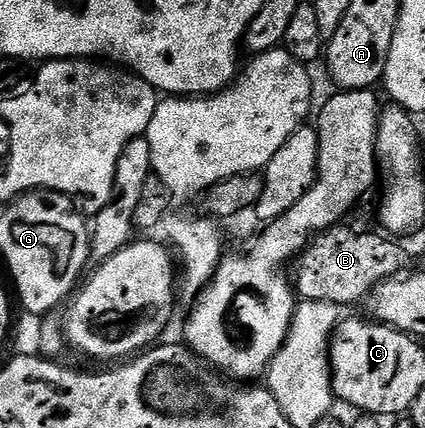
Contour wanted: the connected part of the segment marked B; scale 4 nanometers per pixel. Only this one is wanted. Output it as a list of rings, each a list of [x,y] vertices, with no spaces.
[[[344,226],[320,232],[295,260],[294,291],[301,300],[330,301],[341,309],[348,309],[351,303],[360,303],[363,299],[365,302],[379,283],[394,278],[409,266],[408,251],[400,244],[403,242],[384,233],[363,235]]]

